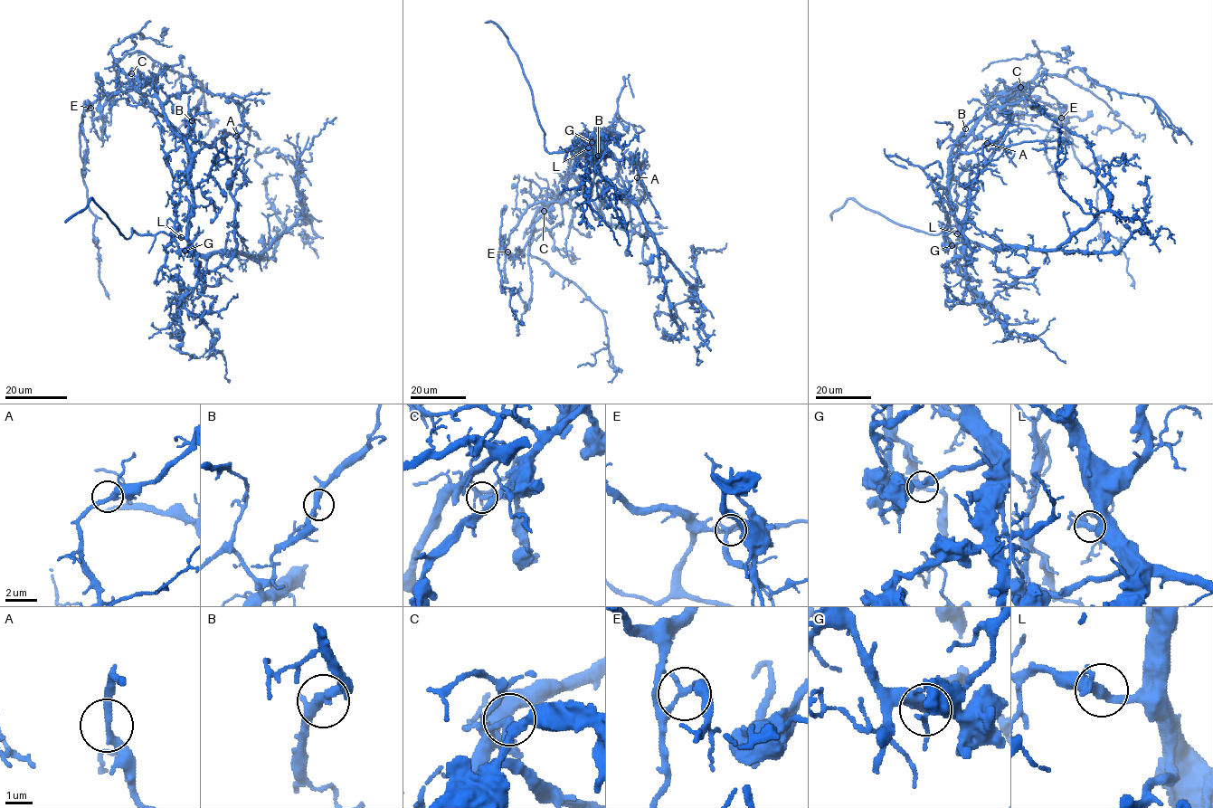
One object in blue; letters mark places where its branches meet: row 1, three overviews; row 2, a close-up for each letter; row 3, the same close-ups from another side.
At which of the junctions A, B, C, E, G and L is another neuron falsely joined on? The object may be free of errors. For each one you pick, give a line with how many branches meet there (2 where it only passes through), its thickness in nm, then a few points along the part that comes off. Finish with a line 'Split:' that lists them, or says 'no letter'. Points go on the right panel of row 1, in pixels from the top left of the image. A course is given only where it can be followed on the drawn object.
C: 2 | 260 nm | (1020, 87), (1010, 102), (1051, 114), (1052, 128), (1100, 184), (1100, 231), (1121, 242), (1134, 288)
Split: C

